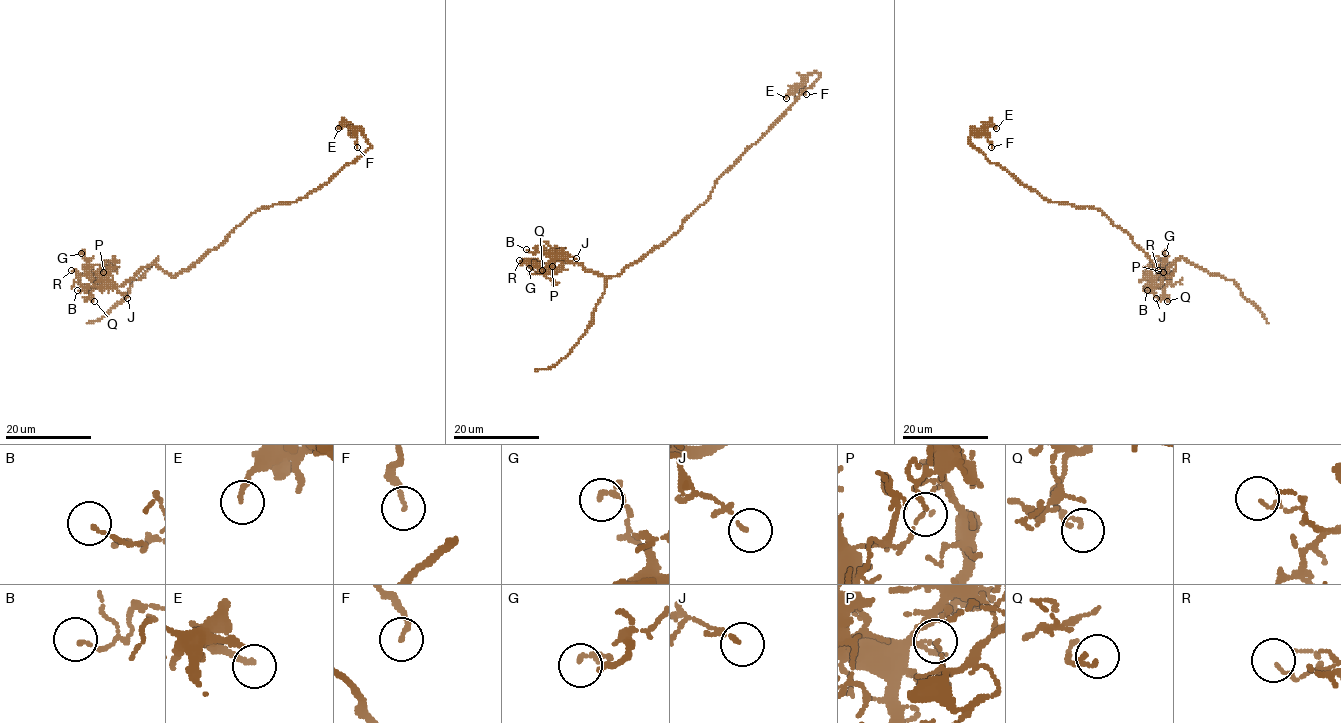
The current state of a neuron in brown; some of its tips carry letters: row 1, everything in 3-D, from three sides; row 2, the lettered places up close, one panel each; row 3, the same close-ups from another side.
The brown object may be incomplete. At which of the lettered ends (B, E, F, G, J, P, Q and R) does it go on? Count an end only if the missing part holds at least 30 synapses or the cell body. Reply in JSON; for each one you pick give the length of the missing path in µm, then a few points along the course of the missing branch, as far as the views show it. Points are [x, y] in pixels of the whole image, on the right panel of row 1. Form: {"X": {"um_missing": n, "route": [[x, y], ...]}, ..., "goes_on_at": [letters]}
{"goes_on_at": []}

